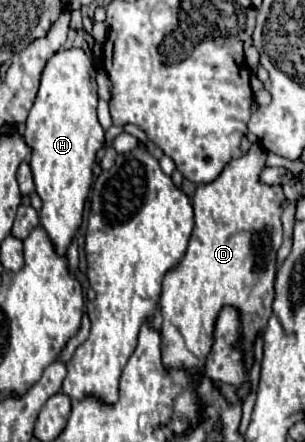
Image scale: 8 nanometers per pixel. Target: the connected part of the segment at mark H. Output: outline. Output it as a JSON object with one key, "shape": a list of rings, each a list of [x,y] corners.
{"shape":[[[59,49],[45,65],[41,87],[37,99],[29,111],[27,125],[23,131],[23,139],[31,149],[29,167],[35,181],[35,191],[43,201],[39,211],[41,227],[47,231],[55,253],[65,255],[67,247],[77,235],[77,229],[83,219],[85,199],[89,195],[89,187],[93,183],[93,163],[97,151],[103,147],[103,127],[97,121],[97,85],[95,85],[95,67],[83,49]]]}

